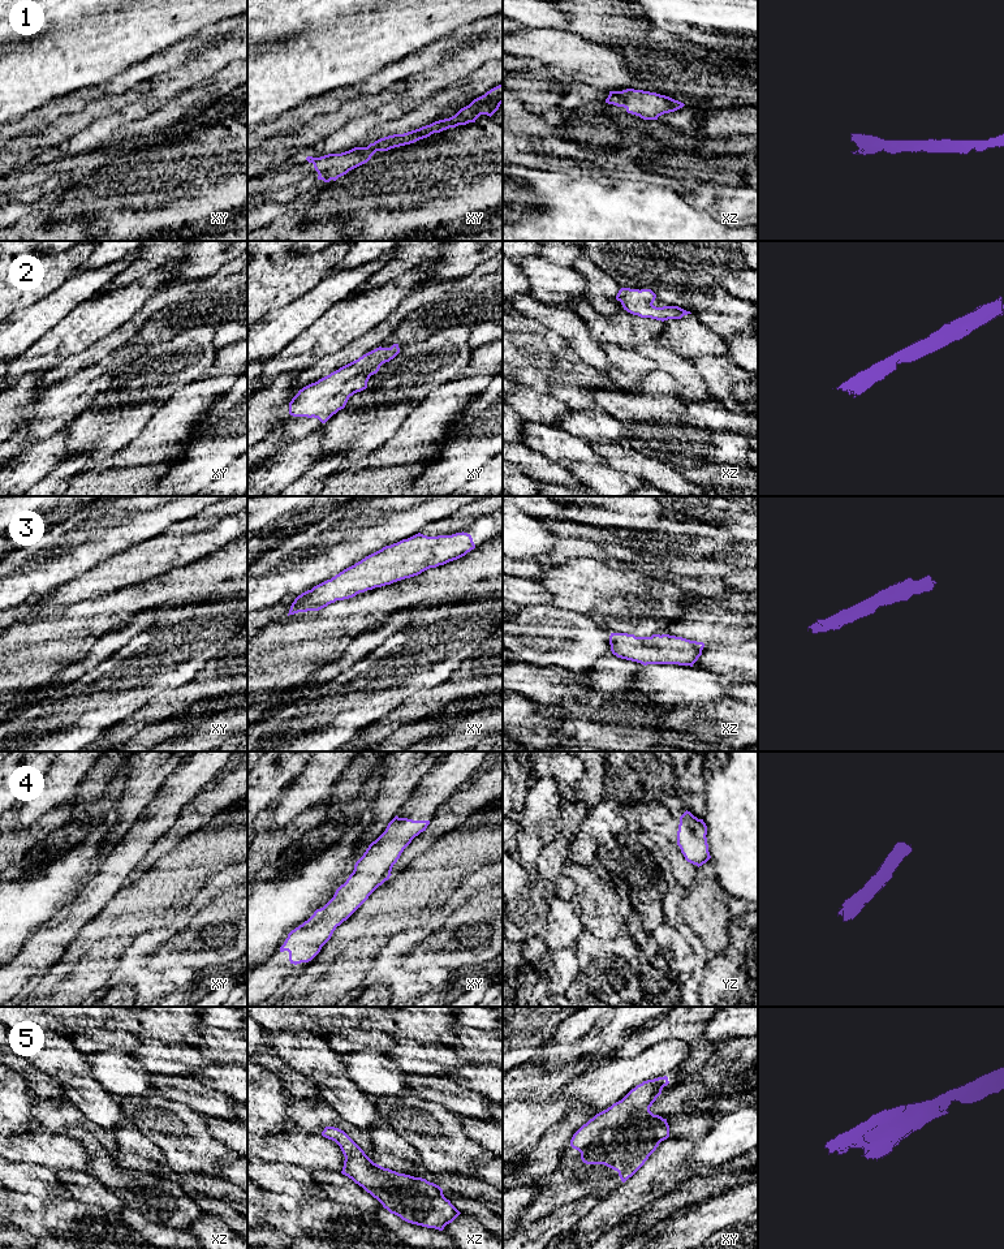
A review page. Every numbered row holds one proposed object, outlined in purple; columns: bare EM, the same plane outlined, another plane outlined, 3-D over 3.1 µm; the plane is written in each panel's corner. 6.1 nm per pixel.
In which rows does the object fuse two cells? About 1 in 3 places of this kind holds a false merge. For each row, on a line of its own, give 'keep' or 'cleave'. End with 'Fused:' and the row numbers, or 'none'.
1: keep
2: keep
3: keep
4: keep
5: keep
Fused: none

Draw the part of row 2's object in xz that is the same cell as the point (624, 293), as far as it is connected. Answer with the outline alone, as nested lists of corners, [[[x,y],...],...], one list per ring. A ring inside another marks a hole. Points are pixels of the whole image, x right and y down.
[[[621,288],[616,300],[621,302],[624,310],[641,318],[651,318],[656,320],[681,319],[684,315],[691,314],[678,306],[654,306],[656,294],[651,289],[630,289]]]

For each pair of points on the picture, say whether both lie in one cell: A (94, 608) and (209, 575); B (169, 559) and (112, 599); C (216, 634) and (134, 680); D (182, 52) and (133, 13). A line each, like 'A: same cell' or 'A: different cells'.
A: same cell
B: different cells
C: same cell
D: different cells

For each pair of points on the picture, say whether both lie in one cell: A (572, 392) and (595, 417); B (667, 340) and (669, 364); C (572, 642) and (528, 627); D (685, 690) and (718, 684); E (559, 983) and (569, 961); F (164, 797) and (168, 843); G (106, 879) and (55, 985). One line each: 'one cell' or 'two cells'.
A: two cells
B: two cells
C: one cell
D: one cell
E: one cell
F: two cells
G: two cells

